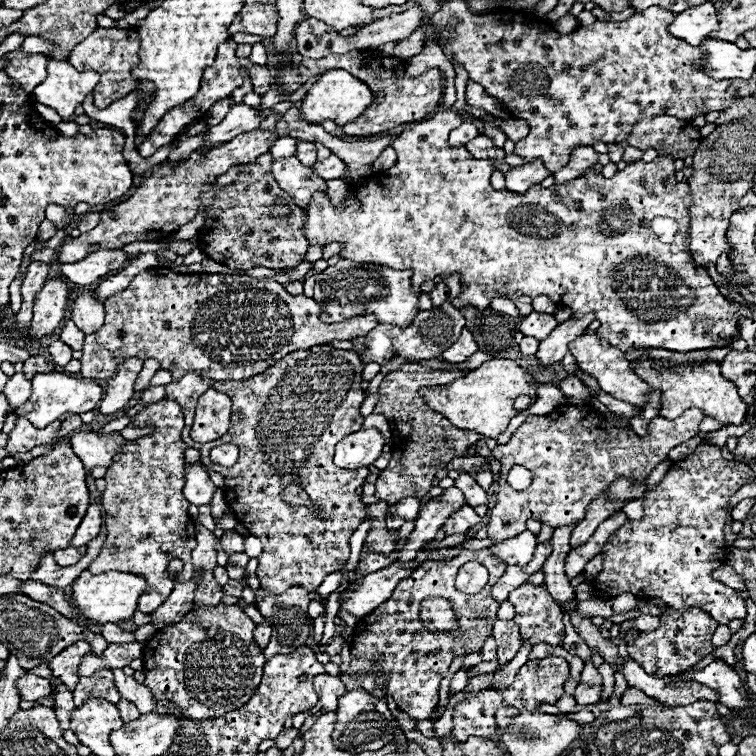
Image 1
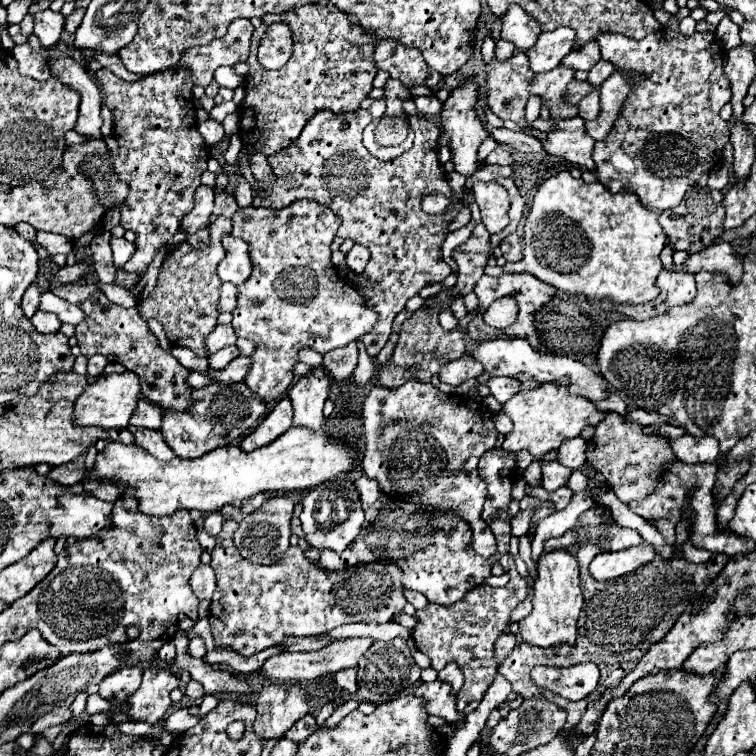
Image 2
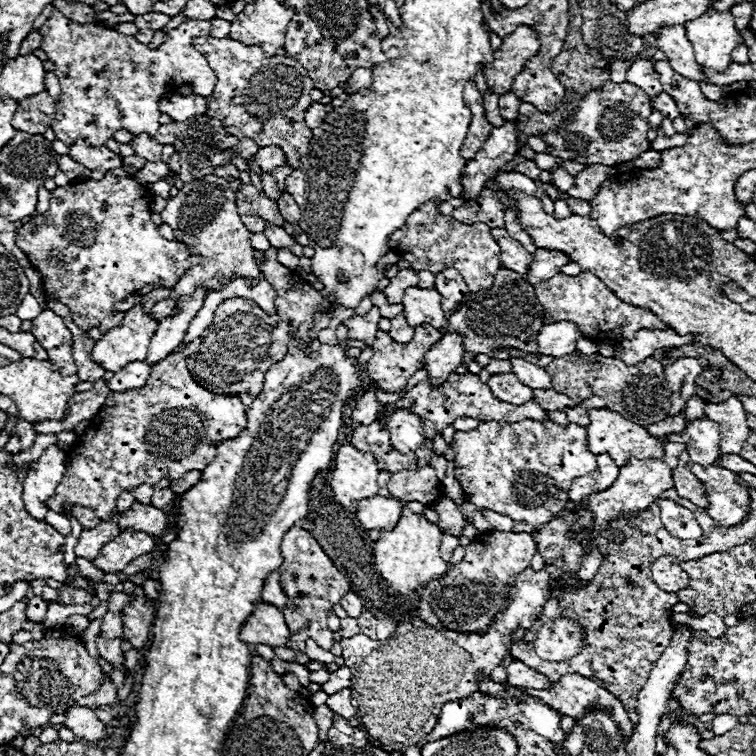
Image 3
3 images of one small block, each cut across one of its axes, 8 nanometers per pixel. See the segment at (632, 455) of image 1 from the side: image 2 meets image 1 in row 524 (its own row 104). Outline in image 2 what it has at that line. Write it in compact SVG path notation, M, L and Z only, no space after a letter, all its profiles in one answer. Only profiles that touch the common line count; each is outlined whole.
M524 52L520 54L514 54L512 58L500 62L500 60L492 60L486 64L486 98L488 98L488 108L502 120L512 120L516 122L522 128L529 128L526 123L525 108L528 98L532 94L540 94L544 98L544 102L550 106L550 114L552 118L560 116L560 118L566 118L566 116L576 116L576 106L570 106L570 104L564 104L562 100L562 94L564 94L564 88L568 86L568 82L574 78L574 70L566 68L566 66L560 66L560 68L554 68L552 72L542 72L542 74L534 74L530 68L528 68L528 56Z

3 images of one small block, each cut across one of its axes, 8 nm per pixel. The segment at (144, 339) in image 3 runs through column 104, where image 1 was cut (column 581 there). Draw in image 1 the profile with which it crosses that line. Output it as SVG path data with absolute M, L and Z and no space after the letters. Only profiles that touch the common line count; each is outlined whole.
M586 332L582 336L578 336L576 340L572 340L568 344L570 354L576 358L576 364L580 370L584 370L586 374L590 374L592 378L598 380L600 388L606 390L610 396L630 402L634 406L644 404L646 394L648 394L648 384L644 380L640 380L640 376L636 376L630 368L628 368L628 360L624 358L624 352L620 352L618 348L612 348L606 340L600 340L596 336L596 332Z

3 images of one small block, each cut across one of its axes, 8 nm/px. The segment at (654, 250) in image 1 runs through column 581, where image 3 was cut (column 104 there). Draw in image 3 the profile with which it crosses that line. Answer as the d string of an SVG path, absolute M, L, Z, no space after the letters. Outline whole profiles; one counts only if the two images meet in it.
M110 172L102 180L86 180L52 190L48 212L20 226L16 230L16 244L46 278L46 290L70 308L72 320L82 330L98 326L100 320L112 312L116 302L134 296L144 284L162 282L162 286L174 288L184 272L198 264L200 258L192 256L184 242L172 242L160 236L158 226L152 222L150 198L138 182L118 178Z

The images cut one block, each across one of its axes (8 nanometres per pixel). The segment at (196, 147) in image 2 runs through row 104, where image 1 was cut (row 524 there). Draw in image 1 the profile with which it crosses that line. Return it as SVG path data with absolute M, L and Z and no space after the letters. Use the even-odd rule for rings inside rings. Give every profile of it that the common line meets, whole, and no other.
M160 400L156 404L150 404L142 412L138 412L130 424L132 428L138 426L154 426L154 428L168 428L158 430L148 436L142 436L138 440L130 440L130 444L124 444L116 456L114 462L108 466L106 474L106 490L102 492L102 506L106 510L106 526L108 526L108 538L104 542L102 552L92 560L88 570L92 574L101 574L106 570L120 570L140 574L148 580L148 588L138 600L138 610L144 614L152 614L160 604L164 604L174 588L174 582L186 582L197 572L192 566L192 550L196 548L196 526L194 520L188 514L190 502L182 496L184 488L184 452L186 444L182 442L182 428L184 428L184 416L180 412L180 406L172 400ZM172 558L180 558L183 564L182 574L178 578L170 578L166 572L166 566Z

